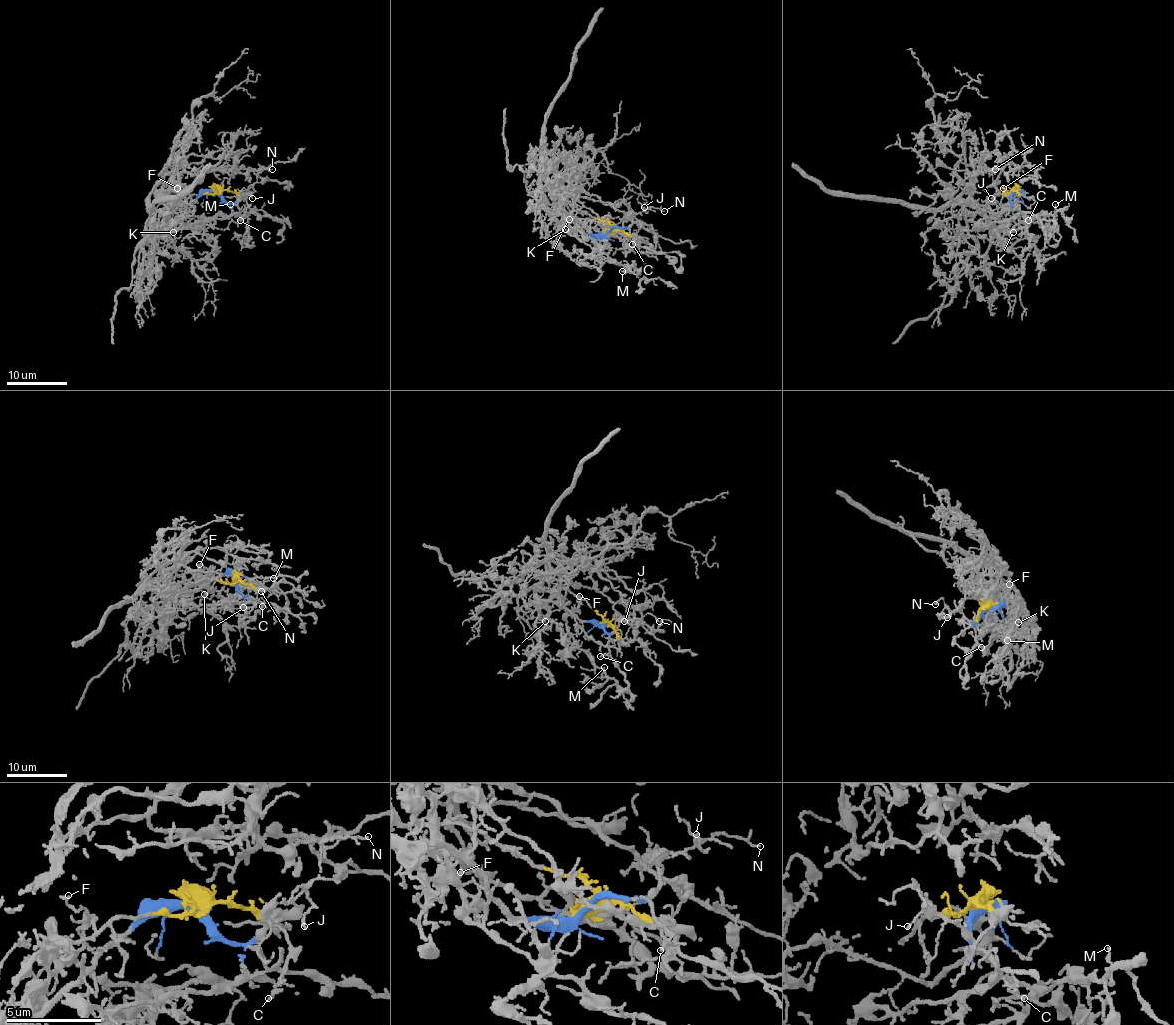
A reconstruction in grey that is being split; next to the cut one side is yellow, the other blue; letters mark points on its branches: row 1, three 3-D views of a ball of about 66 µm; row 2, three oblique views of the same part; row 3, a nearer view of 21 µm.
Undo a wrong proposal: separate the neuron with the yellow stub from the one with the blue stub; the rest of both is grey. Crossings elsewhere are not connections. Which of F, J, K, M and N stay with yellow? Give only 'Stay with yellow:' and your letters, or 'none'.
Stay with yellow: F, K, M

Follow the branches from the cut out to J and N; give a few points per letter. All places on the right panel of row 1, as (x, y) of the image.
J: (1014, 192), (1011, 203), (996, 187), (991, 198)
N: (1014, 192), (1011, 203), (997, 190), (993, 183), (991, 172), (994, 169)

